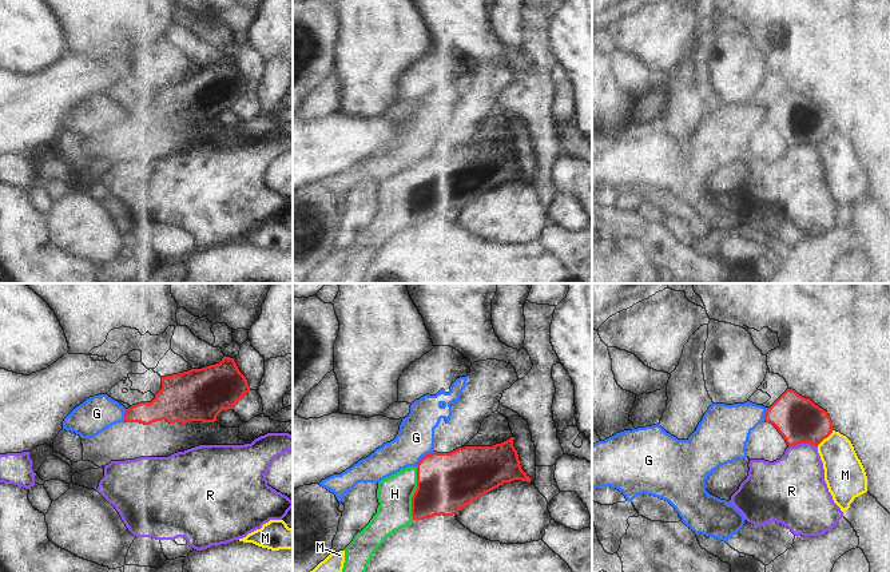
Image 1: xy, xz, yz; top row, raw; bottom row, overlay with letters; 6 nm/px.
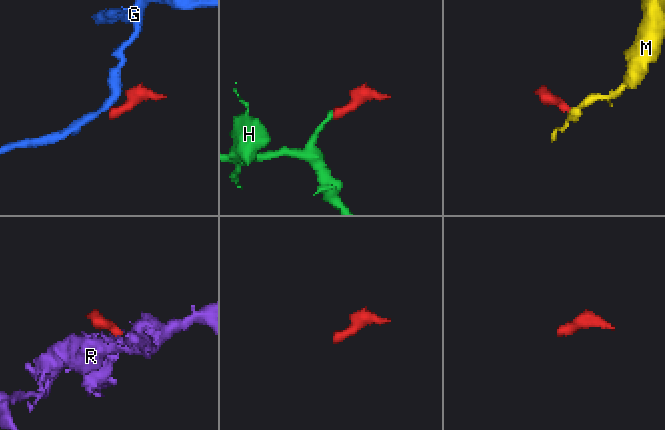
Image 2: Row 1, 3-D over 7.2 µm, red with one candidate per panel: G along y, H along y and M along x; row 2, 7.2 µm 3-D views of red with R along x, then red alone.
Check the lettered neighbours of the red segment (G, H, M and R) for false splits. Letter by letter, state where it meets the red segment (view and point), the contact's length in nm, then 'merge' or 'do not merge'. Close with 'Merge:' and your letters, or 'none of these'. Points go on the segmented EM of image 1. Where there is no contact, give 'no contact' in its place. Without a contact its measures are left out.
G: meets red in xz at (424, 456); contact 140 nm long; do not merge
H: meets red in xz at (414, 493); contact 320 nm long; merge
M: meets red in yz at (825, 437); contact 140 nm long; do not merge
R: meets red in yz at (802, 443); contact 180 nm long; do not merge
Merge: H

